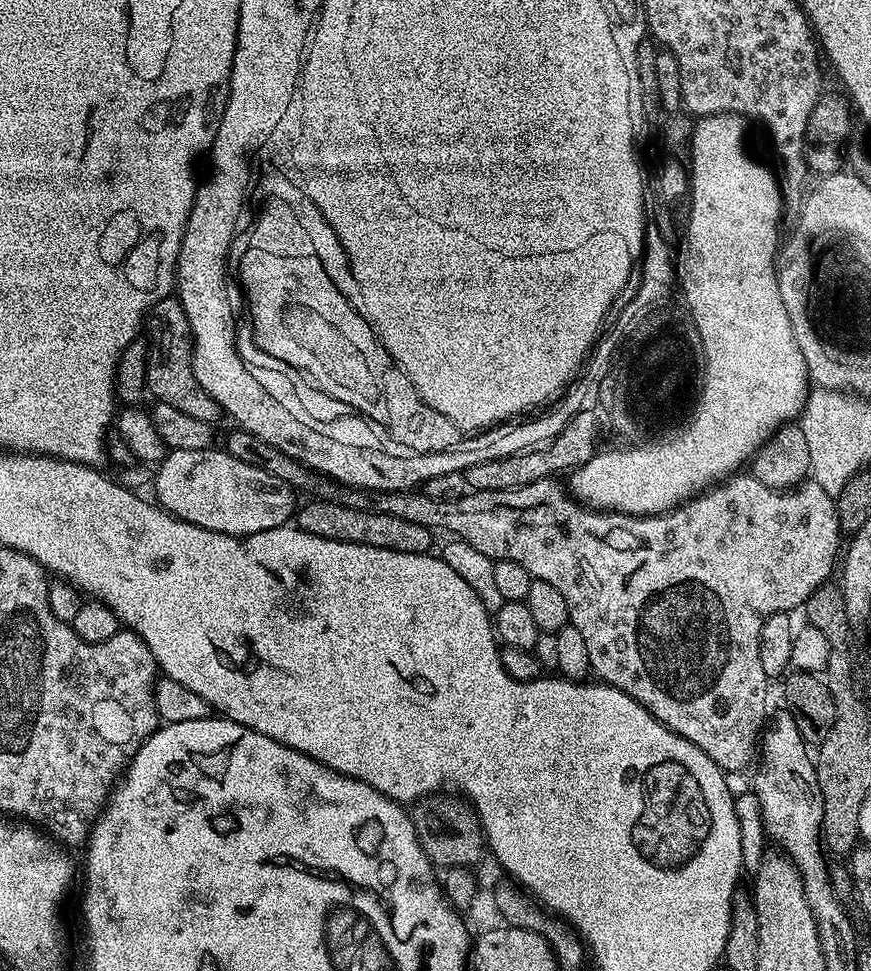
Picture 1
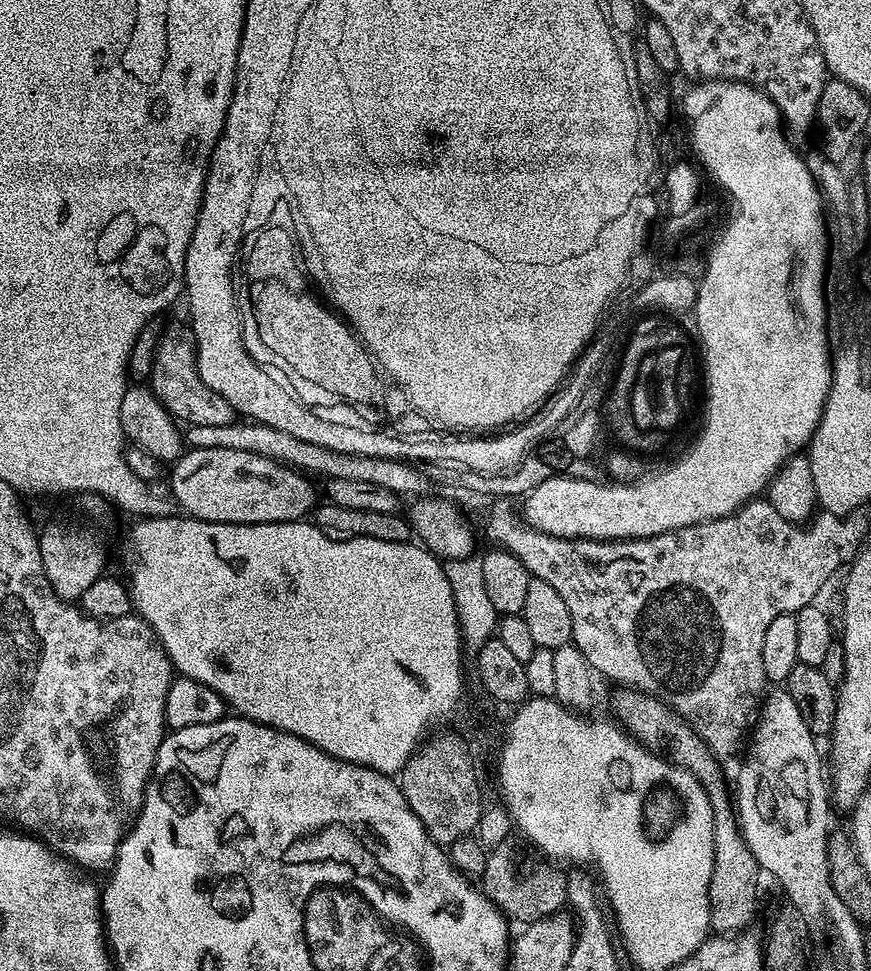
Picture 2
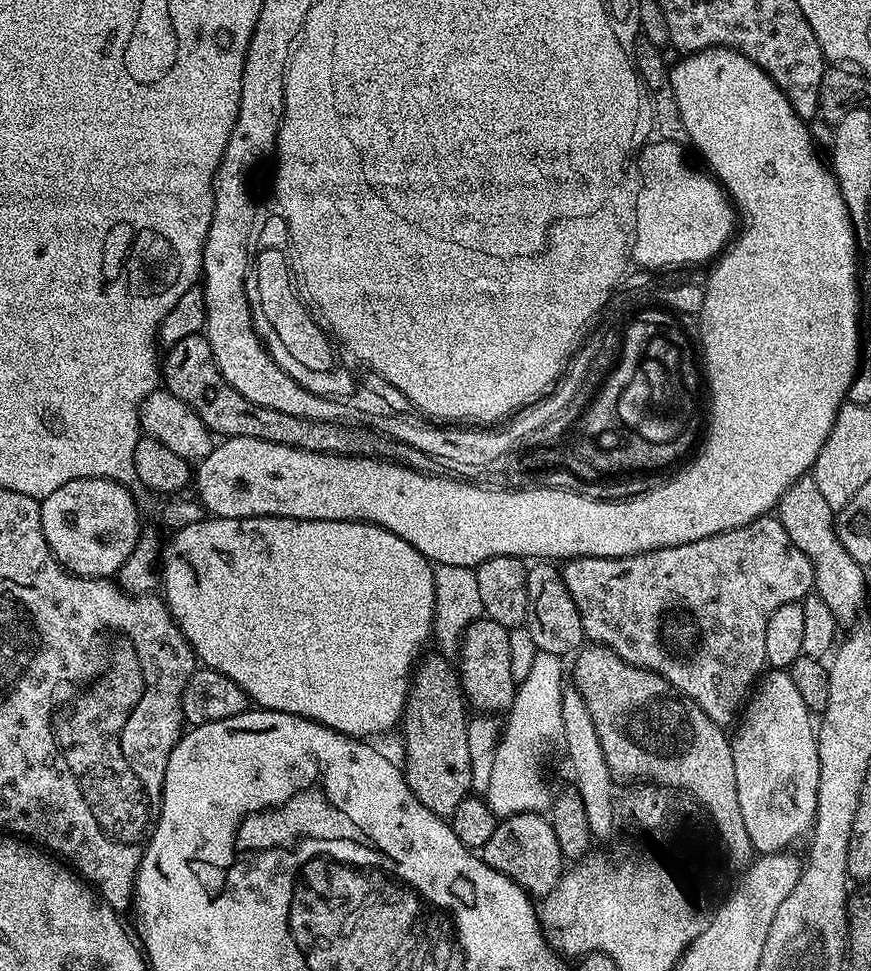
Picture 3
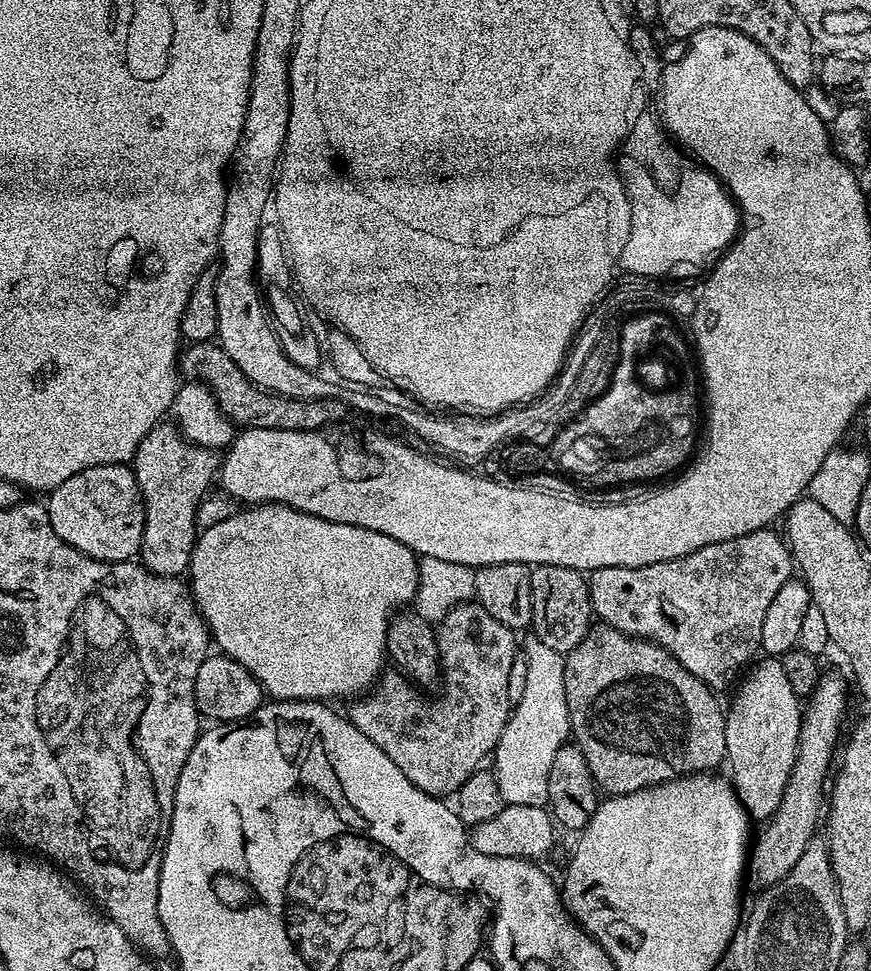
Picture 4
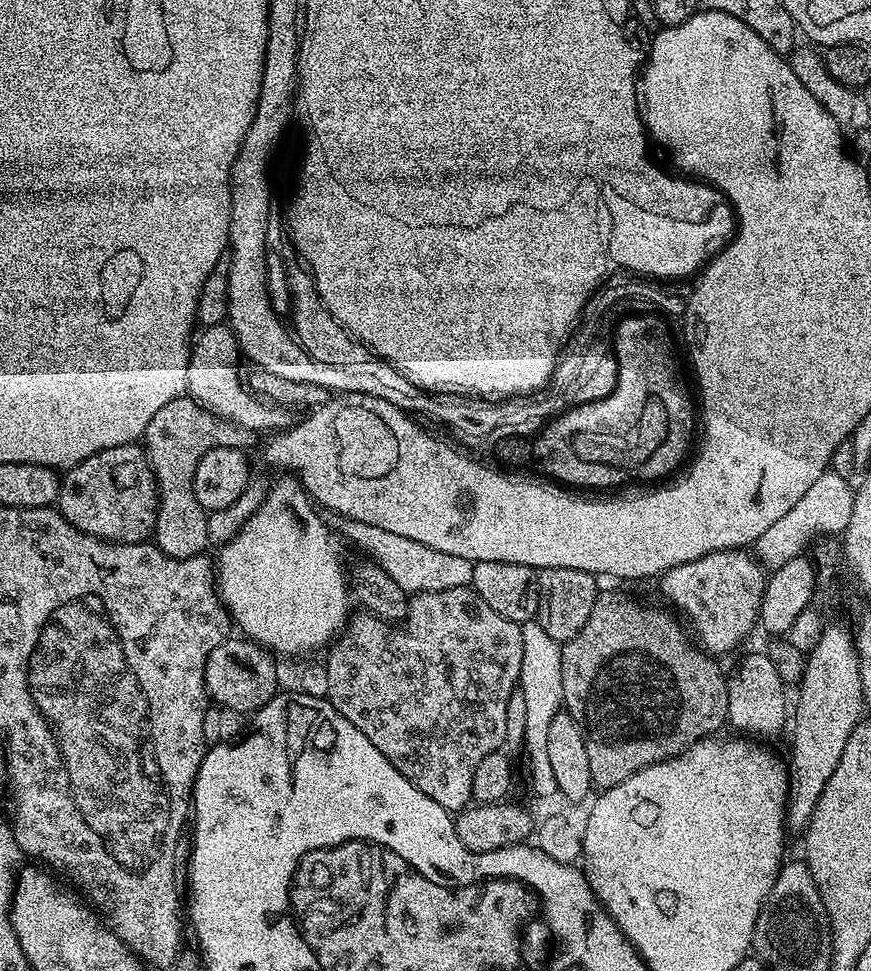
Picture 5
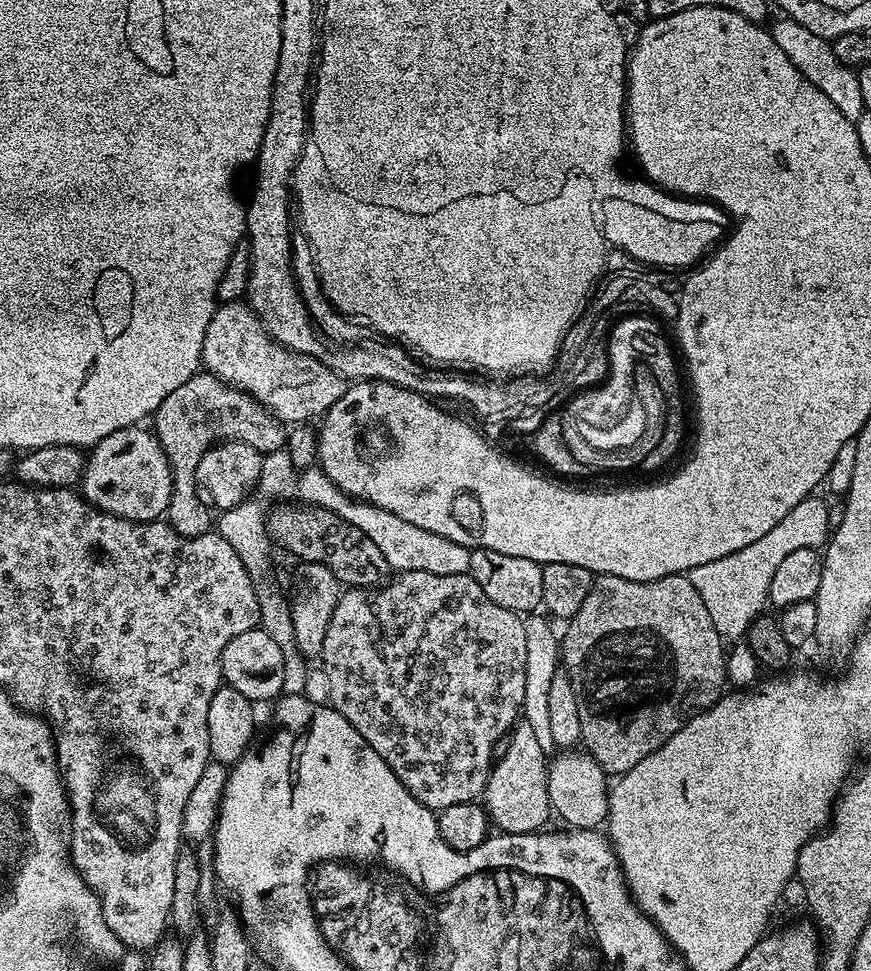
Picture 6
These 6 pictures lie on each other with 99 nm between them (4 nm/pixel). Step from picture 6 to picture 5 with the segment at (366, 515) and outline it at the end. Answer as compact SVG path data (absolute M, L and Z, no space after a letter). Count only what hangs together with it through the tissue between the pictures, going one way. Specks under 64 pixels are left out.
M325 511L322 519L345 541L353 540L368 555L365 557L371 558L380 565L382 570L386 570L386 574L390 574L390 578L394 578L394 582L398 582L398 586L404 592L409 594L441 592L442 590L467 588L471 585L473 561L458 558L458 554L446 554L442 550L422 546L420 542L402 538L398 534L390 534L388 530L378 530L357 520L347 520L345 516L337 516L335 512Z

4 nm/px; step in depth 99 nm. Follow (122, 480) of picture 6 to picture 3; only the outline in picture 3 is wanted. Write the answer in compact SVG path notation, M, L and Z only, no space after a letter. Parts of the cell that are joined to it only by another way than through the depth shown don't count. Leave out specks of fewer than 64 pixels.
M78 478L40 501L42 534L56 561L76 576L112 578L140 541L141 509L133 489L106 478Z

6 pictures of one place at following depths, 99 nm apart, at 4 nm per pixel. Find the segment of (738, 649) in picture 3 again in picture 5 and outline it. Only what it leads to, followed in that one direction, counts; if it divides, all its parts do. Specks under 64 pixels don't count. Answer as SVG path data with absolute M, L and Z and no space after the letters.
M727 548L706 554L694 562L674 566L659 577L658 584L661 594L673 604L671 607L690 628L692 623L691 631L699 647L713 657L721 658L734 651L751 634L752 627L757 627L765 579L766 569L751 551Z

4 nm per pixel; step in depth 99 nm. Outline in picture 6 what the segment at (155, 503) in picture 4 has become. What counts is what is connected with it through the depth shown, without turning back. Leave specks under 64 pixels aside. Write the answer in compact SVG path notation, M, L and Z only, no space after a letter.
M201 371L195 376L191 376L178 390L173 390L158 406L154 414L154 431L166 458L170 462L172 471L172 505L168 507L166 513L166 523L174 529L180 536L201 536L206 534L214 524L213 517L210 518L210 509L206 505L200 504L197 494L195 494L195 468L199 459L205 451L221 441L236 441L252 446L254 450L265 452L278 452L286 444L286 428L283 423L276 419L263 405L253 400L247 393L241 392L237 388L227 386L223 381L213 376L208 371Z

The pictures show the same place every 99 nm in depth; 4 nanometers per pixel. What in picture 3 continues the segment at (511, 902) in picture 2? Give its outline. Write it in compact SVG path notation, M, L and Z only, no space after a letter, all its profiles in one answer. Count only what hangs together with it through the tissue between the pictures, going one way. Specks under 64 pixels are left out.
M523 812L517 816L503 817L497 823L494 834L490 834L490 842L486 842L486 846L482 849L482 858L494 870L506 874L515 884L522 886L533 898L543 898L546 894L550 894L550 890L554 890L554 886L566 871L566 861L558 846L558 838L554 838L552 821L547 815L538 812Z

